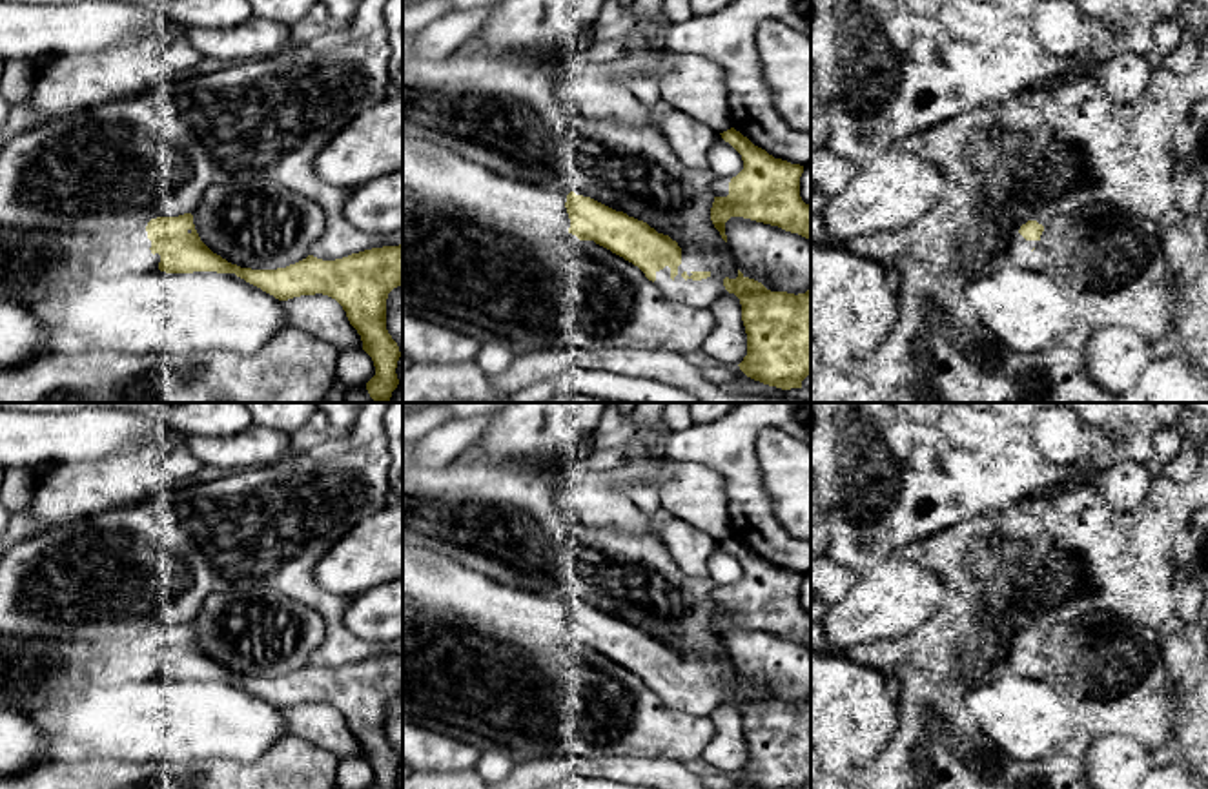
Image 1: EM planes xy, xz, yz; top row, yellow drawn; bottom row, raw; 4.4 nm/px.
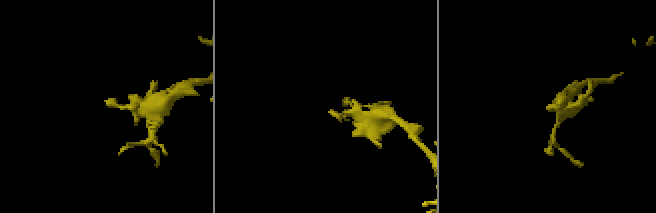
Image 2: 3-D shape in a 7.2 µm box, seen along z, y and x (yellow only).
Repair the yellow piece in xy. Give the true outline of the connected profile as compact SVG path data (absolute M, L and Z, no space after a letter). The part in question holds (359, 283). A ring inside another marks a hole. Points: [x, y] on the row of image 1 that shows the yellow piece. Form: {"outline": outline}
{"outline": "M193 215L157 217L146 226L149 250L135 250L115 237L91 266L106 275L148 270L151 257L160 255L159 270L166 273L217 272L235 273L279 301L322 293L335 299L372 357L375 375L366 390L375 403L388 403L399 379L401 357L397 343L386 330L388 293L403 284L403 244L372 248L335 261L313 255L277 270L251 270L228 262L213 253L199 237Z"}

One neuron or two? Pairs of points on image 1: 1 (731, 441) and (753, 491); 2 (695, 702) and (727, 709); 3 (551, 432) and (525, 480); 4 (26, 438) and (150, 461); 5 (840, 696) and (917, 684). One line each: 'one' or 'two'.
1: one
2: two
3: two
4: two
5: two

